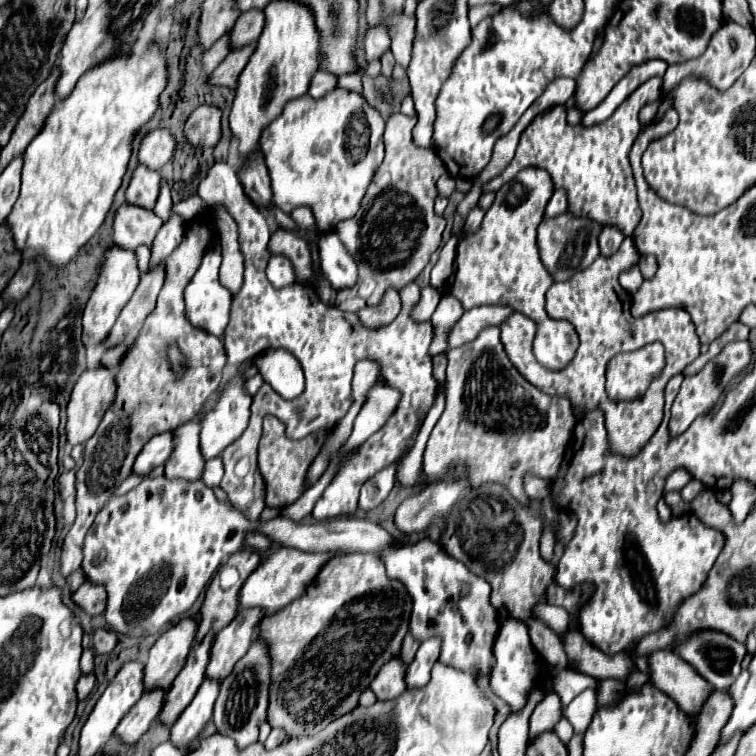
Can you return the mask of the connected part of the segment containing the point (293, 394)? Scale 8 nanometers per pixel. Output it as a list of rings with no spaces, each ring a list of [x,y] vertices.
[[[265,350],[253,364],[263,376],[263,382],[285,400],[293,400],[303,392],[303,370],[287,350]]]

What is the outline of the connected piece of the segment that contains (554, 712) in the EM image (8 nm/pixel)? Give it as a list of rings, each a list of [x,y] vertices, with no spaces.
[[[547,692],[545,698],[537,704],[535,712],[531,714],[531,720],[529,720],[529,742],[533,742],[543,732],[553,730],[553,726],[559,722],[561,716],[563,714],[561,714],[559,696],[555,692]]]

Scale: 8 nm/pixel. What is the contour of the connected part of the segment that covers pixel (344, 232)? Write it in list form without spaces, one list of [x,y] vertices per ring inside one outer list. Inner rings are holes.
[[[393,114],[385,126],[385,160],[379,166],[361,210],[339,224],[339,238],[359,266],[359,280],[351,290],[339,290],[335,306],[357,312],[365,306],[377,306],[389,288],[397,292],[413,282],[427,266],[431,254],[441,244],[445,218],[433,212],[437,198],[437,180],[447,172],[441,158],[429,148],[417,148],[411,142],[415,118]]]

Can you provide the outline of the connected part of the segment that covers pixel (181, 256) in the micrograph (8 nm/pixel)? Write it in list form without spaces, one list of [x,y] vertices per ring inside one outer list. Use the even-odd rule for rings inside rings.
[[[209,210],[189,222],[183,242],[165,260],[167,278],[161,288],[155,310],[147,316],[145,326],[135,342],[135,346],[125,356],[117,370],[117,398],[111,410],[103,416],[99,428],[85,444],[83,464],[77,470],[77,518],[63,542],[61,572],[65,577],[81,568],[83,562],[83,540],[93,524],[97,512],[109,502],[119,484],[133,472],[133,462],[143,450],[143,446],[157,434],[175,430],[177,426],[195,418],[207,398],[219,390],[221,370],[227,362],[223,342],[187,322],[183,306],[183,290],[191,280],[191,274],[199,268],[199,258],[203,258],[207,246],[215,238],[215,226]],[[175,342],[183,354],[187,354],[187,374],[175,382],[167,358],[163,358],[163,346]]]

